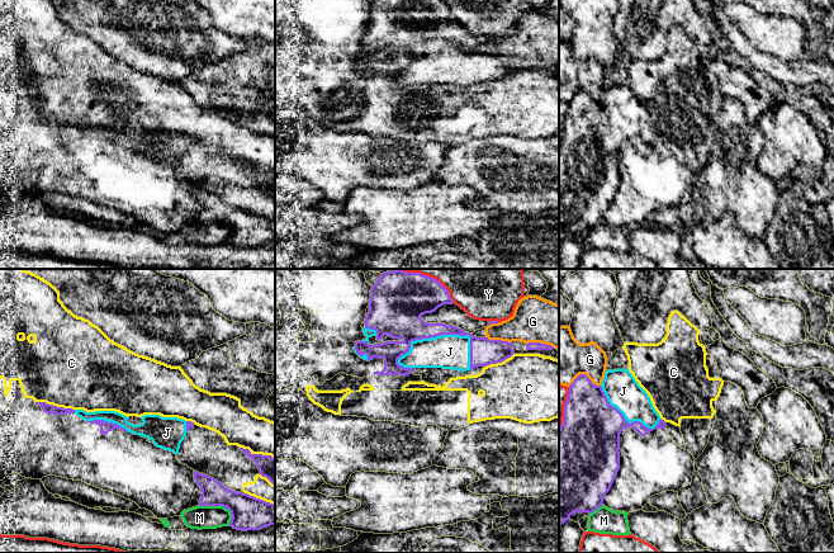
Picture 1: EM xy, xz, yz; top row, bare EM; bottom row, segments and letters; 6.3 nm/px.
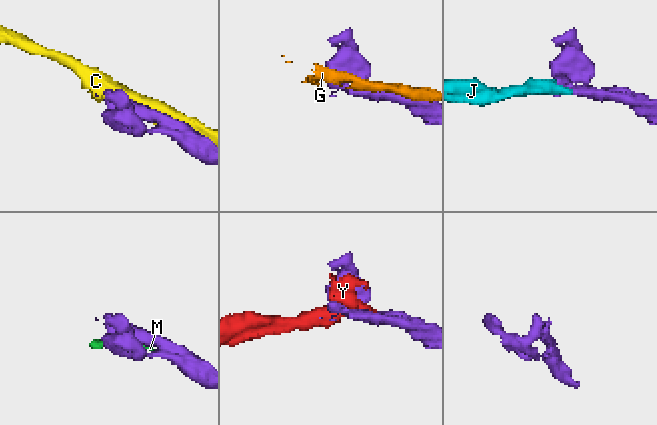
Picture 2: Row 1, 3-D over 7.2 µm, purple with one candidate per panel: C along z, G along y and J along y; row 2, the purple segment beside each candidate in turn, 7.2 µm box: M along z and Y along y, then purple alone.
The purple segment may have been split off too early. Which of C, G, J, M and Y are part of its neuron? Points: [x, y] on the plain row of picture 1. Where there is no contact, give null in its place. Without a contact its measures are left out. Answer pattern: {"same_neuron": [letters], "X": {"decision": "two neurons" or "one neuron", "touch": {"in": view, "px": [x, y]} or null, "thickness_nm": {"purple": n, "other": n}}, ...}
{"same_neuron": ["J"], "C": {"decision": "two neurons", "touch": {"in": "xy", "px": [55, 122]}, "thickness_nm": {"purple": 60, "other": 500}}, "G": {"decision": "two neurons", "touch": {"in": "yz", "px": [583, 90]}, "thickness_nm": {"purple": 300, "other": 320}}, "J": {"decision": "one neuron", "touch": {"in": "xz", "px": [430, 53]}, "thickness_nm": {"purple": 280, "other": 220}}, "M": {"decision": "two neurons", "touch": {"in": "xy", "px": [222, 221]}, "thickness_nm": {"purple": 220, "other": 150}}, "Y": {"decision": "two neurons", "touch": {"in": "xz", "px": [449, 9]}, "thickness_nm": {"purple": 220, "other": 240}}}

